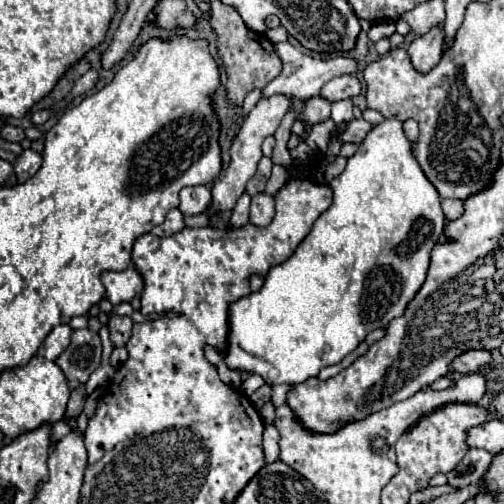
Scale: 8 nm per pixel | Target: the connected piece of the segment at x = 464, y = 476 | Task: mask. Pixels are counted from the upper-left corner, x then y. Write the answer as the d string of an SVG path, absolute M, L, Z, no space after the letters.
M469 448L469 452L463 456L463 460L457 464L457 468L447 474L449 484L455 488L461 488L461 486L483 480L485 470L489 470L489 466L491 466L491 460L493 460L493 456L487 450Z

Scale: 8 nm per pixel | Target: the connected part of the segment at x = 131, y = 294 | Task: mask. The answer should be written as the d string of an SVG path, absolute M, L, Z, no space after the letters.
M129 266L123 272L103 272L101 282L107 290L105 296L113 306L137 298L145 288L141 272L135 266Z

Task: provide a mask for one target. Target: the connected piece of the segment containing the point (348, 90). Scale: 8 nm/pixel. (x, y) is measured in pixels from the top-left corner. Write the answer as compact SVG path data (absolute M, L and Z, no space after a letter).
M337 76L331 78L323 88L321 88L321 98L329 100L329 102L337 102L343 98L351 98L355 94L361 92L361 82L353 76Z

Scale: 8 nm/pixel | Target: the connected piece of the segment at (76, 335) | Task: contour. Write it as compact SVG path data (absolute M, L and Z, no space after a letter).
M85 328L73 330L69 348L57 358L59 368L69 380L69 388L83 386L87 378L101 366L101 340L99 334Z

